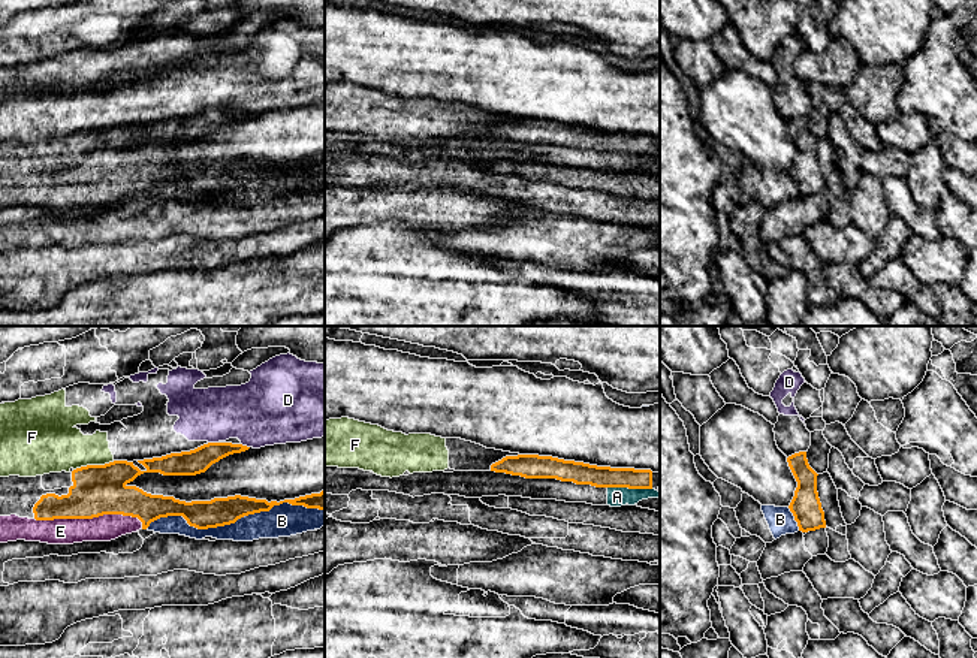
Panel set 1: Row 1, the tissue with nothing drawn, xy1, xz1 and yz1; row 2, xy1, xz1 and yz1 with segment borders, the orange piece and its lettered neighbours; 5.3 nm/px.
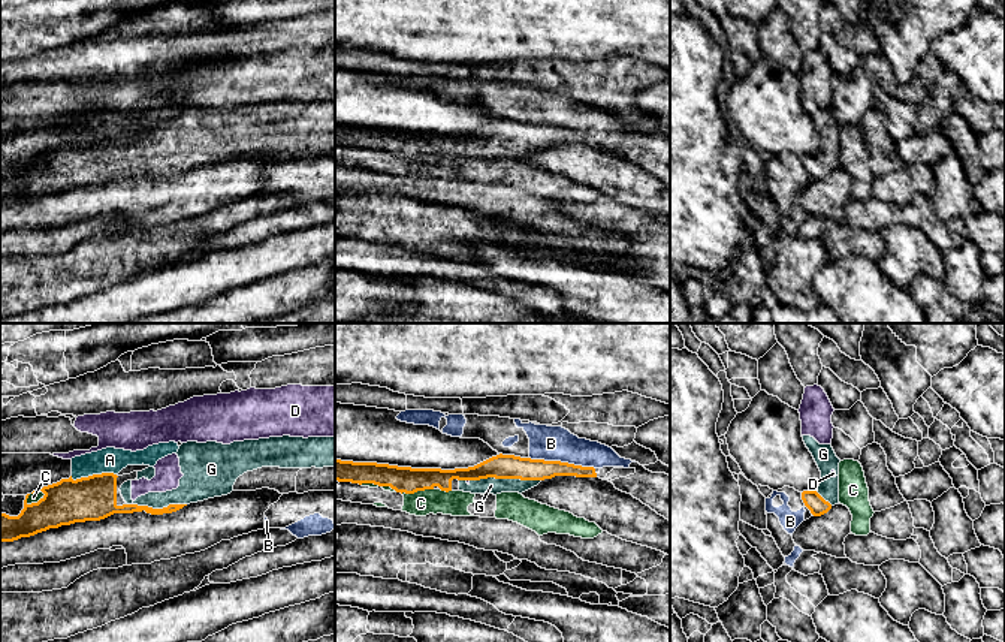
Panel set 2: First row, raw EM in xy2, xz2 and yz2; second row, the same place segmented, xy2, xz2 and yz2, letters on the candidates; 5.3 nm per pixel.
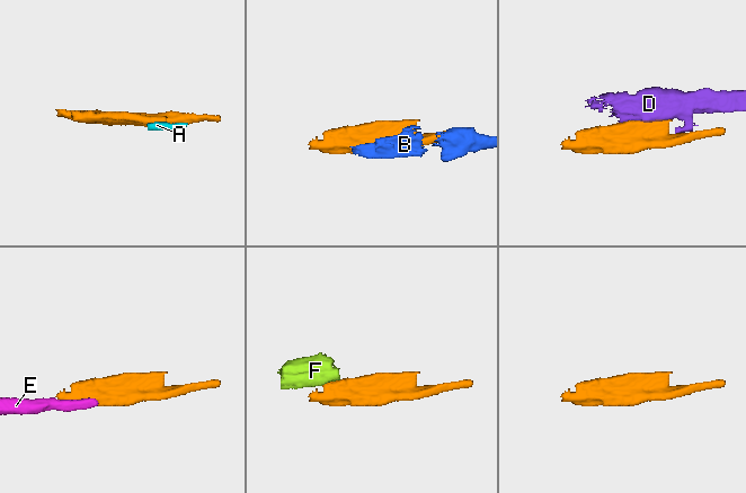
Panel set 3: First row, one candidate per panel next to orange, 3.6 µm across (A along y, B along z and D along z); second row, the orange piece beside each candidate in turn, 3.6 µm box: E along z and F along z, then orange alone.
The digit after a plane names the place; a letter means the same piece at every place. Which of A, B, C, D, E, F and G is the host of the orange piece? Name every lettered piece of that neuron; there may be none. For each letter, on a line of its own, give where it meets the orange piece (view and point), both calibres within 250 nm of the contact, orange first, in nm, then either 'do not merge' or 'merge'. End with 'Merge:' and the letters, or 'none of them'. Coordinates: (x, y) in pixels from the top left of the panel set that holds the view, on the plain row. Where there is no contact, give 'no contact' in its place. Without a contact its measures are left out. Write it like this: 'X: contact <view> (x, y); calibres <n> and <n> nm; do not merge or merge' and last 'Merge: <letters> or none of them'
A: contact xy2 (93, 139); calibres 240 and 140 nm; do not merge
B: contact xy1 (234, 187); calibres 160 and 170 nm; do not merge
C: contact xy2 (35, 168); calibres 240 and 50 nm; do not merge
D: contact xy1 (213, 108); calibres 130 and 300 nm; do not merge
E: contact xy1 (92, 183); calibres 280 and 140 nm; merge
F: contact xy1 (93, 130); calibres 280 and 300 nm; do not merge
G: contact xz2 (504, 142); calibres 130 and 90 nm; merge
Merge: E, G

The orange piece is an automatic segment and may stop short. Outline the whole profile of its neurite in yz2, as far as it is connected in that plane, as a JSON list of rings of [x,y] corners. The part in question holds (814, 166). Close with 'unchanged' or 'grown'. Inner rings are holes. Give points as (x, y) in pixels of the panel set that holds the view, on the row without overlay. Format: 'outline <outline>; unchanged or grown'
outline [[[802,100],[820,136],[821,148],[817,156],[803,156],[802,165],[814,181],[827,178],[839,169],[839,127],[832,109],[820,109],[811,100]]]; grown

